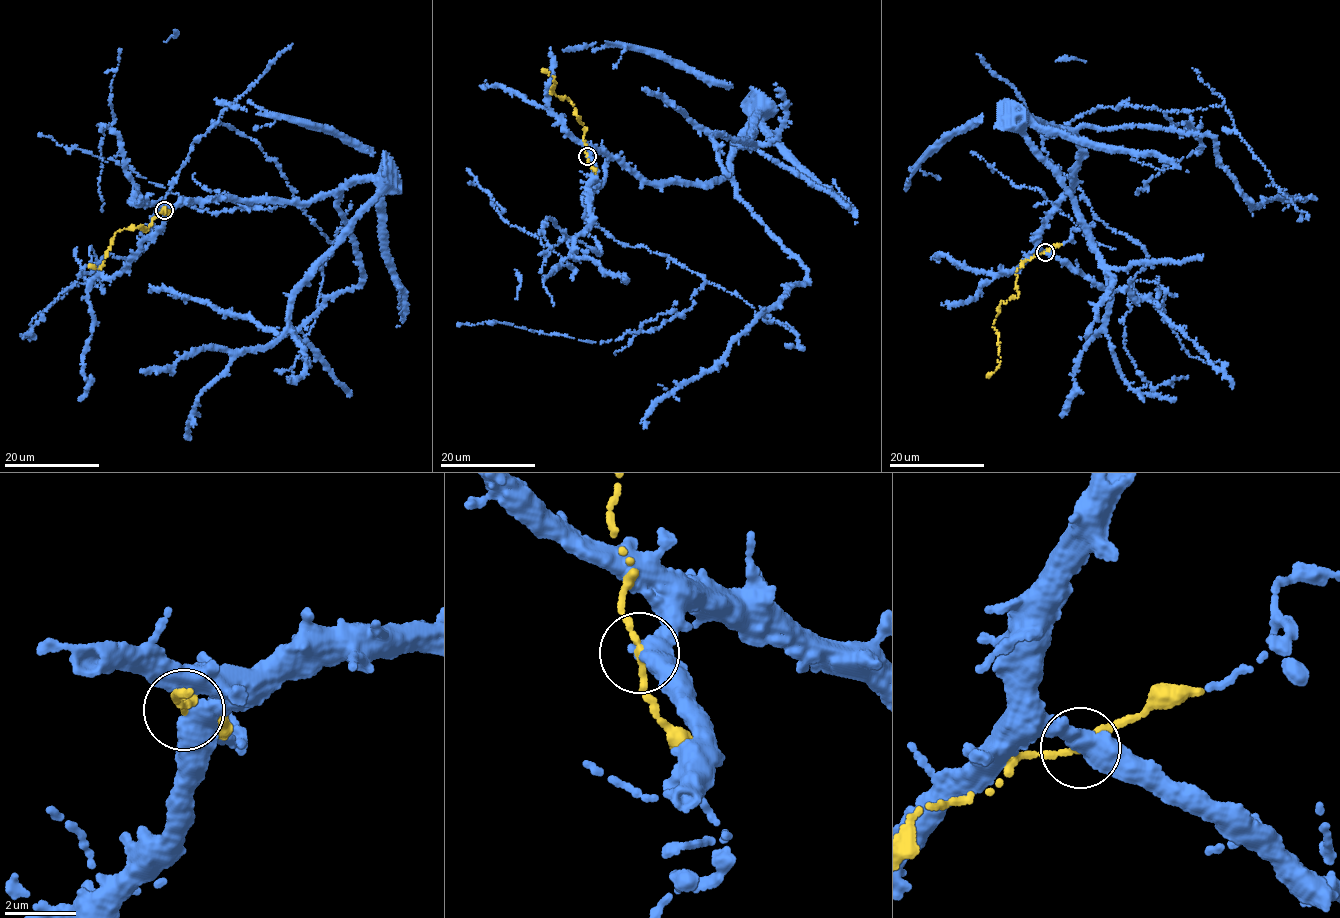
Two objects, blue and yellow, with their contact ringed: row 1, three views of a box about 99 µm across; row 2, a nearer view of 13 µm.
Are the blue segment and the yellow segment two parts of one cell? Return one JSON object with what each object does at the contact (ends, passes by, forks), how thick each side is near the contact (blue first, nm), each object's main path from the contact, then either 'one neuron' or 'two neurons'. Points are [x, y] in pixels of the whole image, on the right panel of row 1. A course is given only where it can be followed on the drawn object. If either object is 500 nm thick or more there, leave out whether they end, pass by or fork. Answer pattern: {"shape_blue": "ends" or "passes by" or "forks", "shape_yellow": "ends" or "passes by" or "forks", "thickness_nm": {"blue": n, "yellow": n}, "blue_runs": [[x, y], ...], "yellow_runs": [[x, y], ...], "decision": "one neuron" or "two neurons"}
{"shape_blue": "passes by", "shape_yellow": "passes by", "thickness_nm": {"blue": 460, "yellow": 180}, "blue_runs": [[1044, 251], [1144, 296], [1145, 250], [1045, 152], [1079, 115], [1192, 126], [1201, 151], [1135, 193]], "yellow_runs": [[1044, 252], [1023, 261], [1016, 270], [1018, 296], [999, 304], [993, 325], [999, 341], [1000, 365], [986, 376]], "decision": "one neuron"}

